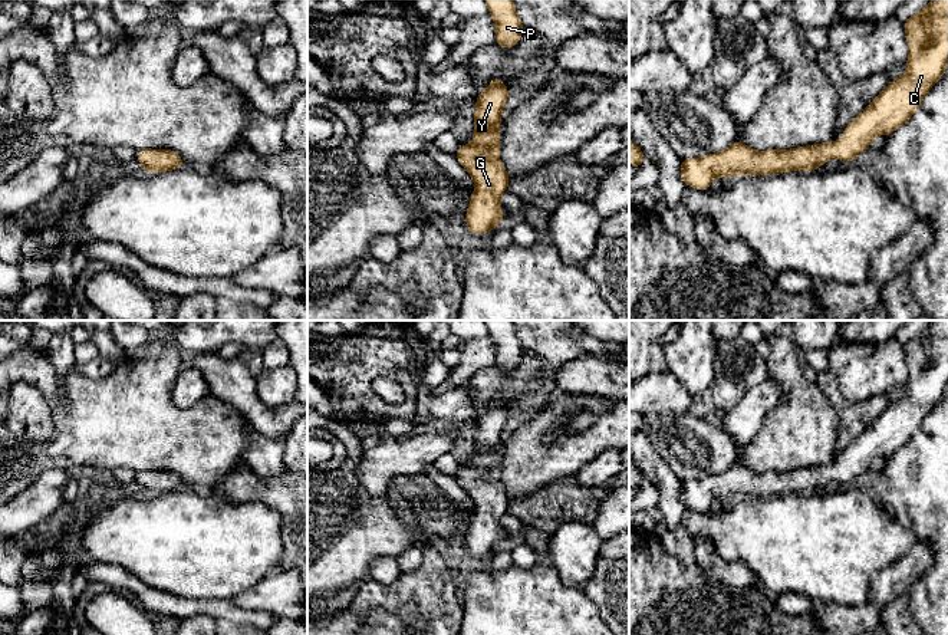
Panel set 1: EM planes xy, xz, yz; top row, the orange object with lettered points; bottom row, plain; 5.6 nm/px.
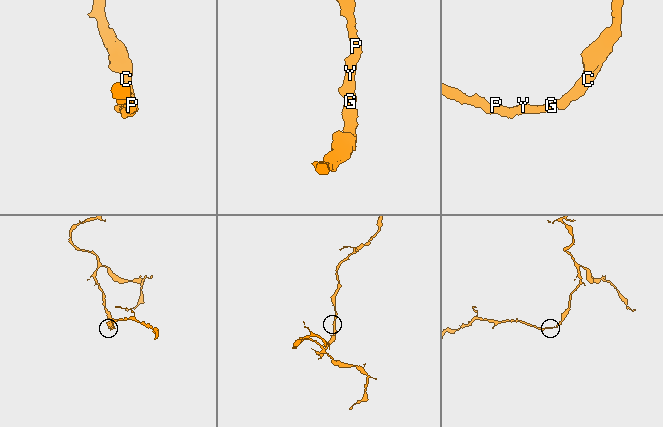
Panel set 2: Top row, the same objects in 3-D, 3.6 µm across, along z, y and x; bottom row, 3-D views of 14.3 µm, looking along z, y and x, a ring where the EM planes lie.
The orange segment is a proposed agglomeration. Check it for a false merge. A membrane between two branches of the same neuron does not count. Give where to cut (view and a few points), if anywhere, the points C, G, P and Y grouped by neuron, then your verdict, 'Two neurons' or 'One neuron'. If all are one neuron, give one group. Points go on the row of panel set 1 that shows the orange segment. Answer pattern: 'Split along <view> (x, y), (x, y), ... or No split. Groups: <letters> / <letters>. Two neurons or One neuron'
No split. Groups: C G P Y. One neuron

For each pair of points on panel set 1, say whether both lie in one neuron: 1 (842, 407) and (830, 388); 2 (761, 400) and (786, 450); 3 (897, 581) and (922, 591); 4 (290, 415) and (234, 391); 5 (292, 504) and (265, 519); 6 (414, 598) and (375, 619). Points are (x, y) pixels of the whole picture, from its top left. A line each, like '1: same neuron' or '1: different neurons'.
1: same neuron
2: different neurons
3: different neurons
4: same neuron
5: different neurons
6: different neurons

